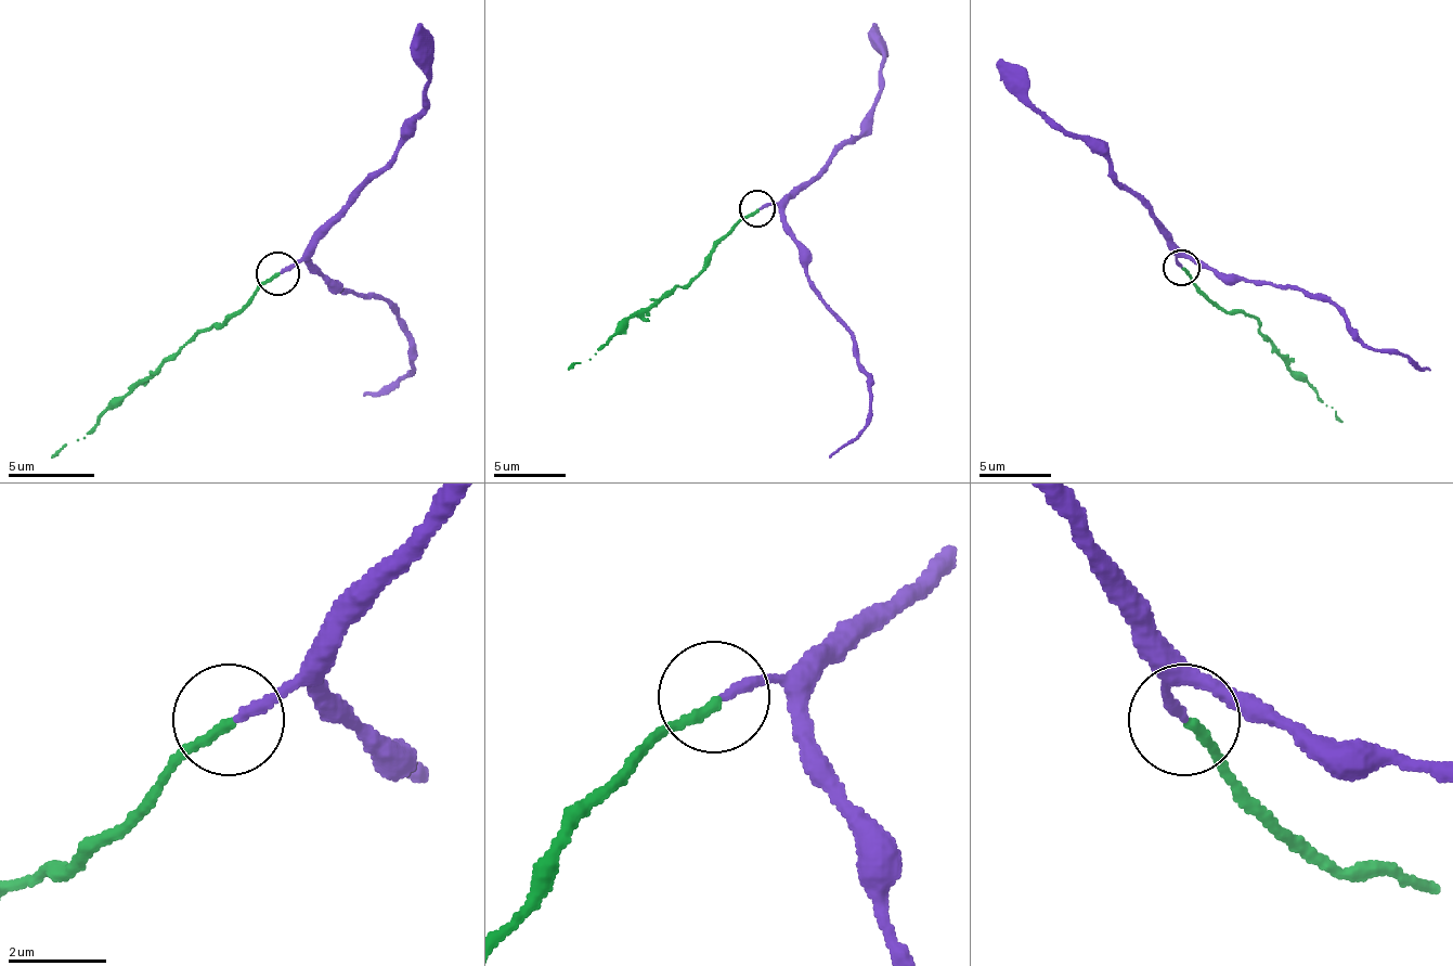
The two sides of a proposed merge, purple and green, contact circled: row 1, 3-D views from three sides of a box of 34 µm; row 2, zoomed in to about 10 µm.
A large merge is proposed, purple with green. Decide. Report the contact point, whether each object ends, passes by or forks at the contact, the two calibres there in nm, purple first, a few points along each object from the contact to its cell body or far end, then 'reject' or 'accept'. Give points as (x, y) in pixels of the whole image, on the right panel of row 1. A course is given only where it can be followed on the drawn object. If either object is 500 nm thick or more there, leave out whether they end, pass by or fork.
place (1181, 268); purple ends; green ends; calibres 190 and 200 nm; course purple (1180, 267), (1180, 256), (1191, 256), (1228, 278), (1296, 285), (1333, 307), (1369, 346), (1395, 350), (1430, 372); course green (1180, 267), (1220, 307), (1249, 313), (1282, 361), (1344, 423); accept

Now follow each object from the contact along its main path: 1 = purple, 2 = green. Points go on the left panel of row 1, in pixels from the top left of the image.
1: (279, 272), (305, 259), (339, 290), (378, 294), (400, 320), (413, 372), (365, 398)
2: (279, 272), (231, 320), (205, 329), (135, 385), (79, 441), (53, 459)

